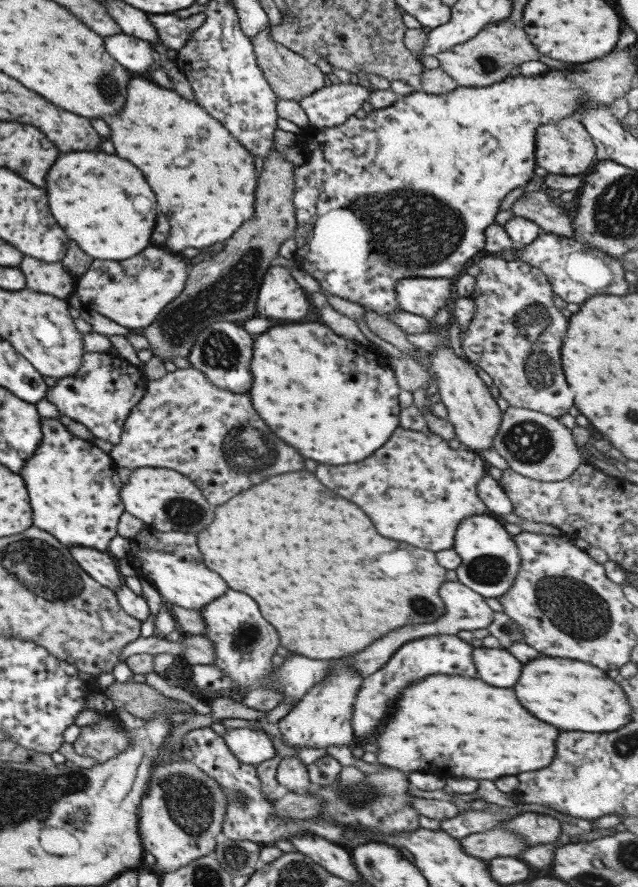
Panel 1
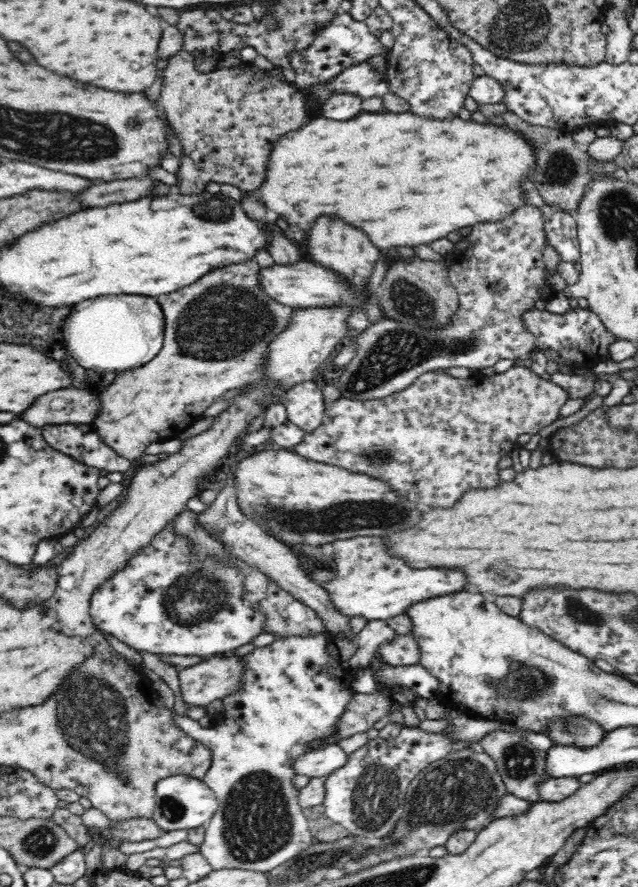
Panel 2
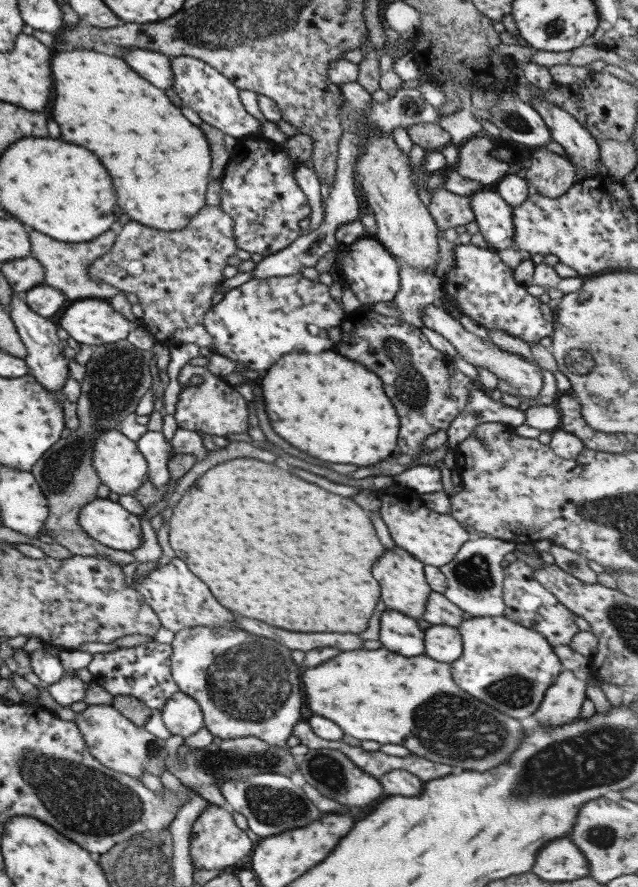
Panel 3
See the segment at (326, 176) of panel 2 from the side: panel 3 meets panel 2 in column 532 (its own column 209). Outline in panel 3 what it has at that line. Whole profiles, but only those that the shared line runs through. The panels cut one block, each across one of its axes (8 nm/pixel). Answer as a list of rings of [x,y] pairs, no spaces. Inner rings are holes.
[[[57,49],[51,60],[53,74],[53,106],[51,118],[59,126],[59,138],[69,144],[79,144],[91,150],[111,176],[117,192],[117,206],[129,220],[147,228],[171,232],[182,229],[197,214],[203,202],[207,172],[209,172],[209,145],[202,130],[185,120],[167,96],[131,72],[123,60],[89,49]]]

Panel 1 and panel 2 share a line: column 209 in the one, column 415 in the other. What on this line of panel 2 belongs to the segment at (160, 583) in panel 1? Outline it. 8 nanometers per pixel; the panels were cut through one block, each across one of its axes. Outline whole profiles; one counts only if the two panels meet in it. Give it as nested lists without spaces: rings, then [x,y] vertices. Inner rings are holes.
[[[358,536],[351,540],[338,540],[332,544],[334,549],[333,566],[337,568],[336,580],[322,585],[330,597],[332,608],[344,618],[364,618],[364,620],[386,620],[398,614],[404,614],[414,603],[430,598],[440,597],[462,590],[464,588],[464,574],[448,572],[448,570],[410,570],[404,562],[396,557],[390,557],[386,546],[378,537]]]

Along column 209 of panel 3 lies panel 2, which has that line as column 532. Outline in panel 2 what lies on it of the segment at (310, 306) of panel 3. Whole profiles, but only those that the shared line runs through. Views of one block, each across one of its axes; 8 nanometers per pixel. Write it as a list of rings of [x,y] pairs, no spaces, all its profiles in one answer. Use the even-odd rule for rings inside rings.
[[[570,307],[564,314],[556,314],[548,310],[529,308],[521,314],[522,327],[534,338],[534,346],[543,353],[546,350],[554,350],[562,360],[565,360],[568,369],[591,369],[600,362],[610,361],[610,346],[618,341],[618,337],[610,334],[608,327],[590,307]]]

